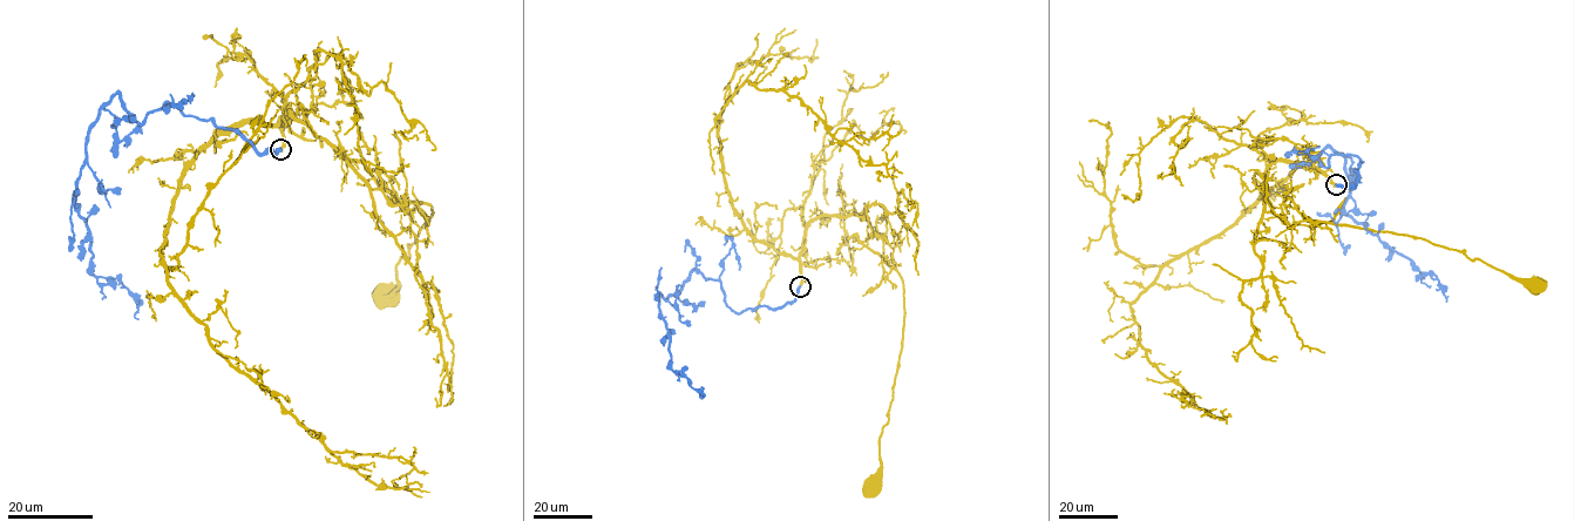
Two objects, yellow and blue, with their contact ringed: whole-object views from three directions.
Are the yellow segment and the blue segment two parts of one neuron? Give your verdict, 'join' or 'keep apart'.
join

